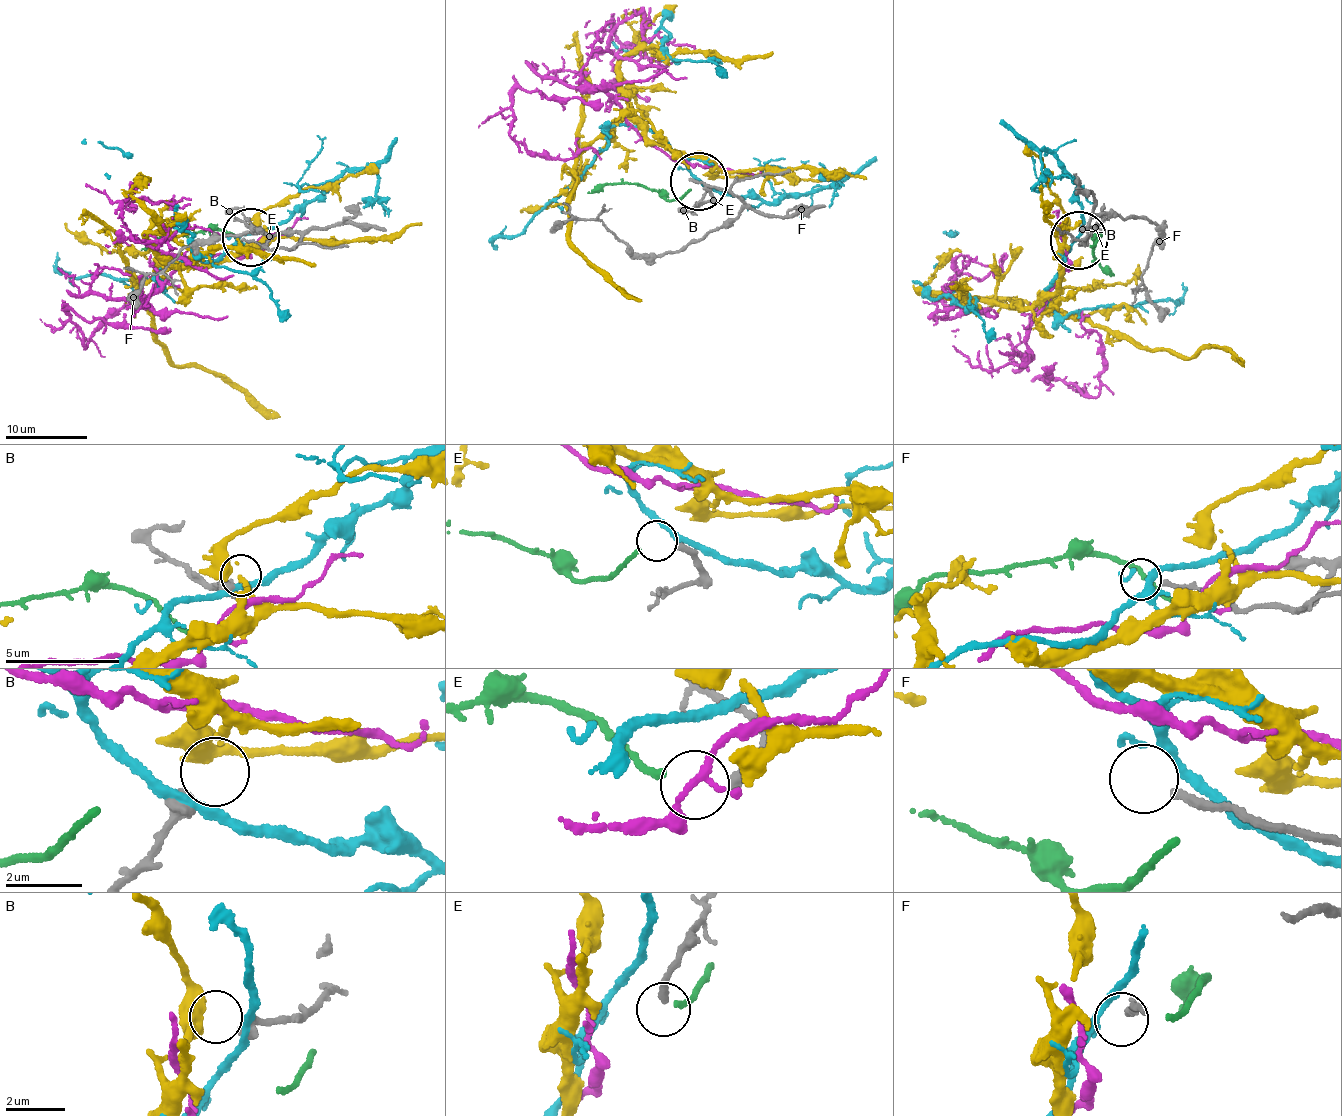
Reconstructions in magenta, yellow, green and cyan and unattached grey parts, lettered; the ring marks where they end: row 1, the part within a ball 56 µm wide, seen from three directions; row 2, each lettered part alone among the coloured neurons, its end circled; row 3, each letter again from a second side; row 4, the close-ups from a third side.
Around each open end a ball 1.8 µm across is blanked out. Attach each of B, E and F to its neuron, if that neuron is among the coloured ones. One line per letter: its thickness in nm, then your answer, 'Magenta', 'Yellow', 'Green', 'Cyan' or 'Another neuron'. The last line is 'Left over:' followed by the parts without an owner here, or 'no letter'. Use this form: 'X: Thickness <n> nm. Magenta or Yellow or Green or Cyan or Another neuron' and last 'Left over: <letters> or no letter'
B: Thickness 440 nm. Yellow
E: Thickness 320 nm. Another neuron
F: Thickness 240 nm. Another neuron
Left over: E, F

